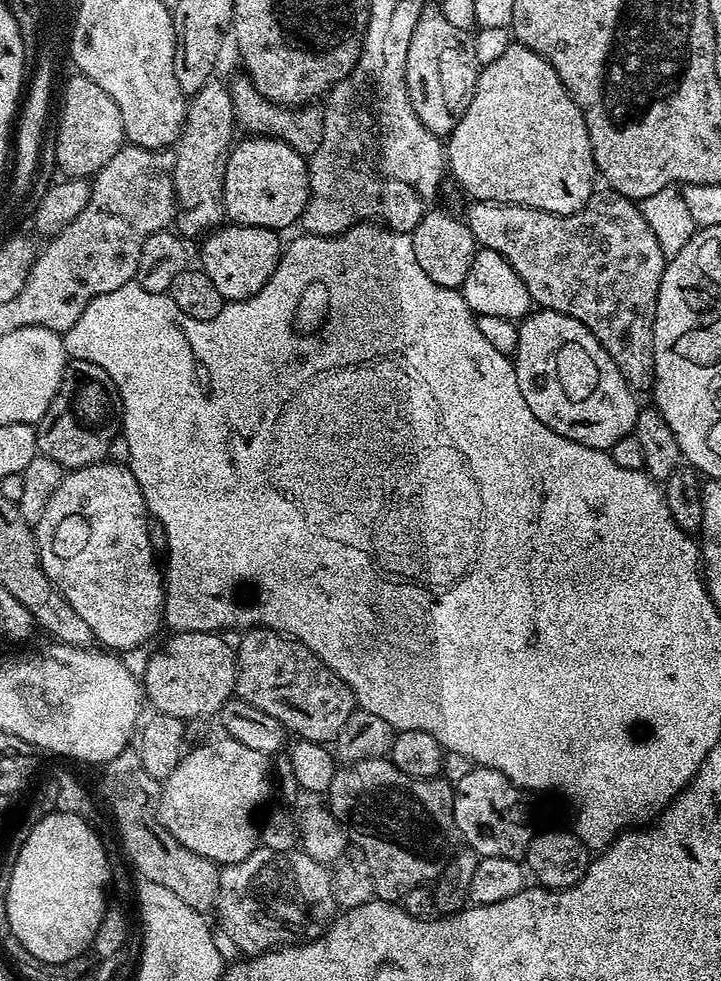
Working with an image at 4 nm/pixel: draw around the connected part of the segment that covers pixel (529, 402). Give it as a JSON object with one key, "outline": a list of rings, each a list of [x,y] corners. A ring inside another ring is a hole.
{"outline":[[[536,310],[524,317],[518,324],[518,346],[514,353],[518,390],[526,398],[526,406],[534,413],[534,418],[550,430],[570,438],[582,446],[611,450],[622,438],[633,435],[640,408],[636,404],[637,393],[622,378],[618,366],[606,354],[606,350],[594,338],[594,334],[582,322],[561,312]]]}

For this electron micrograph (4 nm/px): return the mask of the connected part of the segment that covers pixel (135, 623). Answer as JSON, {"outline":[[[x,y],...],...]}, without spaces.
{"outline":[[[101,462],[99,464],[88,464],[85,468],[77,468],[69,471],[64,477],[64,481],[58,486],[58,490],[54,490],[54,498],[50,498],[50,502],[46,502],[46,506],[42,510],[40,519],[35,521],[34,531],[36,534],[36,545],[40,551],[40,565],[46,574],[46,578],[50,578],[50,582],[56,587],[66,598],[66,602],[70,602],[70,606],[74,606],[74,610],[86,622],[86,626],[90,626],[93,637],[97,641],[100,640],[105,649],[120,650],[116,648],[136,648],[139,644],[144,644],[159,628],[162,628],[164,619],[164,577],[161,569],[156,569],[156,560],[152,557],[152,536],[148,533],[148,520],[150,521],[150,513],[148,504],[144,501],[142,490],[138,486],[138,482],[134,478],[131,467],[120,464],[108,464],[109,462]]]}

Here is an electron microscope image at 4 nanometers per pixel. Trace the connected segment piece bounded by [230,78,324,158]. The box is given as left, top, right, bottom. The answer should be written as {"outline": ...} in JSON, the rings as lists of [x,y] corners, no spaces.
{"outline":[[[251,79],[231,81],[230,93],[232,96],[232,110],[237,125],[245,128],[245,133],[257,136],[275,136],[278,140],[285,140],[294,151],[305,158],[311,158],[322,146],[324,133],[324,114],[319,107],[289,106],[281,104],[267,95],[264,96],[259,87]]]}

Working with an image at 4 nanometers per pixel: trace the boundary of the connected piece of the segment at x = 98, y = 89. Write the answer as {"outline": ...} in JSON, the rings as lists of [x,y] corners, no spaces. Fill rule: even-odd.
{"outline":[[[75,74],[64,84],[64,93],[60,96],[60,121],[56,124],[56,164],[61,168],[63,175],[68,178],[92,178],[97,172],[102,170],[102,166],[106,166],[106,162],[110,162],[110,158],[114,158],[114,154],[118,154],[118,150],[124,147],[126,137],[124,127],[122,126],[122,114],[118,114],[118,106],[114,106],[114,98],[110,98],[110,94],[106,90],[102,90],[102,86],[98,86],[98,82],[94,82],[89,76],[83,74]]]}

